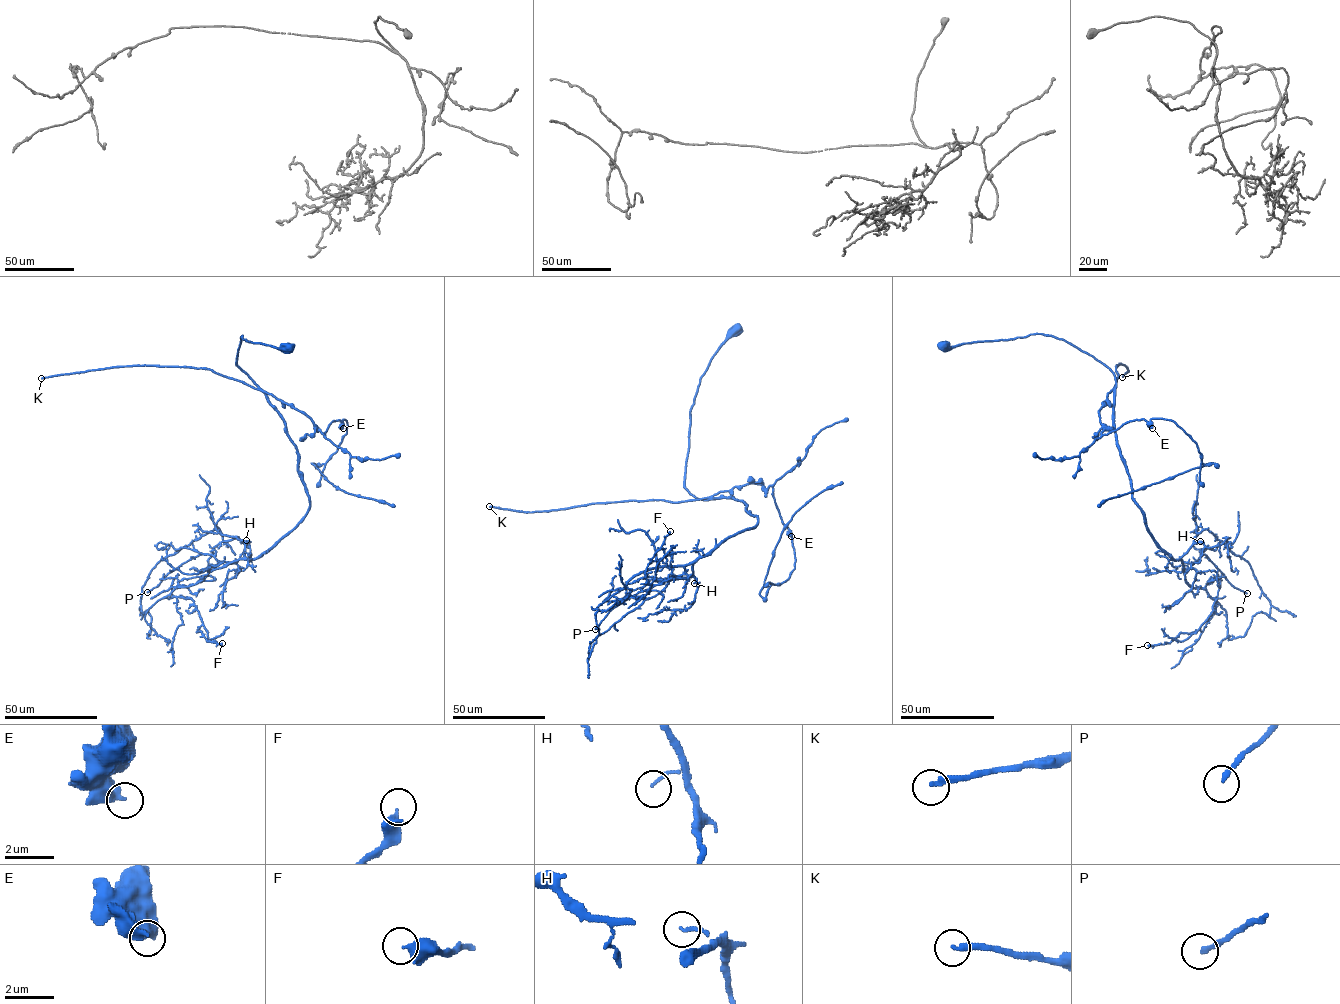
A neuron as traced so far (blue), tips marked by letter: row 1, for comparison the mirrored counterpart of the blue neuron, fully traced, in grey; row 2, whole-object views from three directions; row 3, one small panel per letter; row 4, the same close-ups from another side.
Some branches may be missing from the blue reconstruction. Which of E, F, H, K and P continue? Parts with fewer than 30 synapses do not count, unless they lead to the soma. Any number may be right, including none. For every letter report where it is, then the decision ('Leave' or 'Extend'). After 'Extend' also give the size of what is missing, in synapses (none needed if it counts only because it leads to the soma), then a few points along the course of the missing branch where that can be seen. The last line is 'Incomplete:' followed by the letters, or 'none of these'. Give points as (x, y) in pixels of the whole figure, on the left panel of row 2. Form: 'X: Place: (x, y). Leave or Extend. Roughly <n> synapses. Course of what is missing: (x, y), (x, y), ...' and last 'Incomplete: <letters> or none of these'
E: Place: (343, 428). Leave
F: Place: (222, 643). Leave
H: Place: (246, 540). Leave
K: Place: (41, 378). Extend. Roughly 300 synapses
P: Place: (147, 592). Leave
Incomplete: K

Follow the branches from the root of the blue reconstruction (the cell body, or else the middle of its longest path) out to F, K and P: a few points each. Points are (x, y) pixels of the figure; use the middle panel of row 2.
F: (735, 329), (700, 379), (684, 486), (741, 500), (757, 523), (614, 597), (646, 593), (670, 531)
K: (735, 329), (701, 378), (690, 410), (684, 486), (696, 498), (709, 499), (624, 500), (533, 512), (489, 506)
P: (735, 329), (700, 379), (684, 486), (701, 499), (741, 500), (757, 523), (614, 607), (595, 629)

